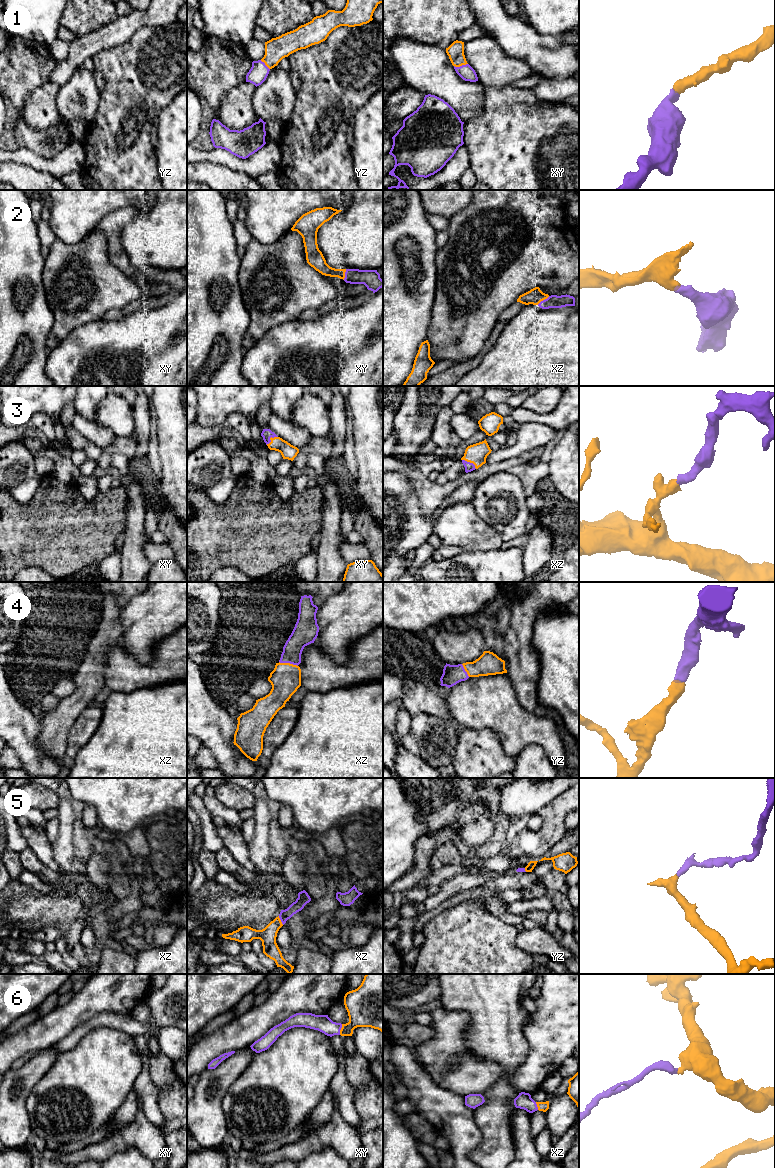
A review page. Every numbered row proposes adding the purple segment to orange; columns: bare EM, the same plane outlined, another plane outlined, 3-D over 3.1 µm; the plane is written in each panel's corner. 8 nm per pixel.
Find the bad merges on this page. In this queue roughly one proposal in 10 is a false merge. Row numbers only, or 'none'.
5

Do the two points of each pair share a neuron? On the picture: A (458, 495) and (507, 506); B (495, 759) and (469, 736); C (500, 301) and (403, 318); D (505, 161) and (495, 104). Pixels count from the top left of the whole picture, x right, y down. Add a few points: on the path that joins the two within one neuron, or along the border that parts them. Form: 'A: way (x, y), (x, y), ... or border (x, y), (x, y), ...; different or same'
A: border (478, 484), (475, 489), (474, 498), (471, 501); different
B: way (489, 754), (475, 742); same
C: border (436, 290), (427, 336); different
D: way (505, 147), (505, 118); same

